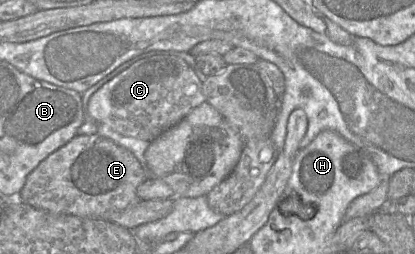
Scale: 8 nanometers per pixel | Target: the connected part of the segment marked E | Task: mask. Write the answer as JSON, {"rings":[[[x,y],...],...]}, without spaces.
{"rings":[[[97,133],[78,135],[47,156],[29,173],[16,198],[52,214],[104,220],[111,213],[122,211],[137,203],[137,188],[147,177],[148,172],[126,148]]]}

